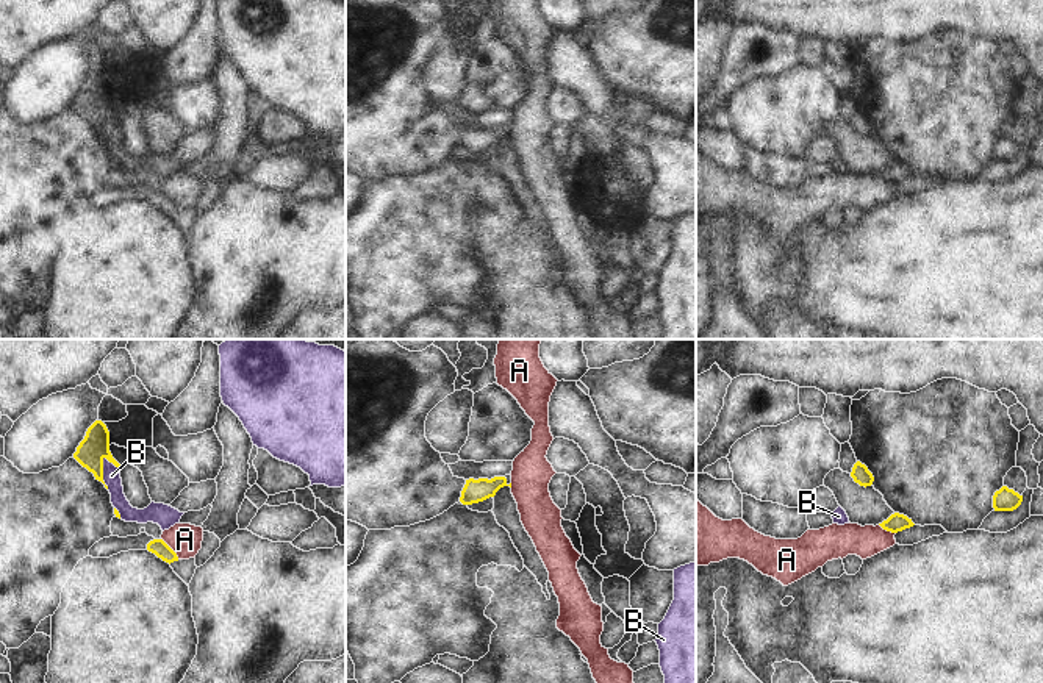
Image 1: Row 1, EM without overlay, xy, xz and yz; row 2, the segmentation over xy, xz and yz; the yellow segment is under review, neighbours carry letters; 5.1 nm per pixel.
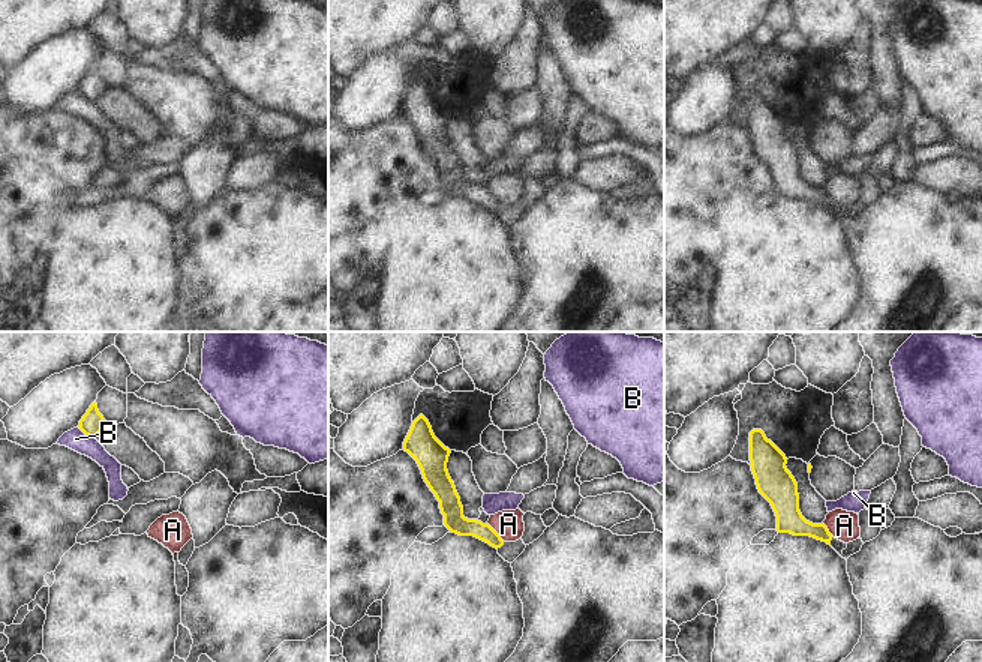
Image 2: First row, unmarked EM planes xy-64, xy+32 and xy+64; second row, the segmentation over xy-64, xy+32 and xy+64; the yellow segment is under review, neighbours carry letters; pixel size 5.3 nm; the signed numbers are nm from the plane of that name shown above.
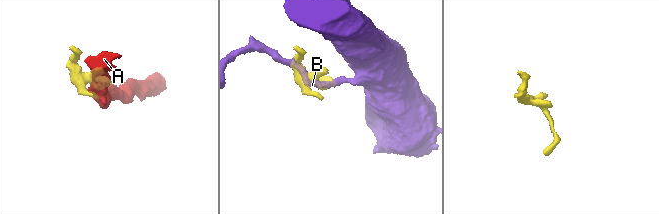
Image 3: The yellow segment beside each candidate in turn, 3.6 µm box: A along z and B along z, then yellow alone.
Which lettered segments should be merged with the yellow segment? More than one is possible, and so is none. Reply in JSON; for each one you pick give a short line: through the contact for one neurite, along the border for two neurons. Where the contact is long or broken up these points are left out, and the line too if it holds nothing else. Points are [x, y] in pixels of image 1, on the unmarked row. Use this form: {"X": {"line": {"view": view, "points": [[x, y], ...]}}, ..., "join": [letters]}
{"join": []}

